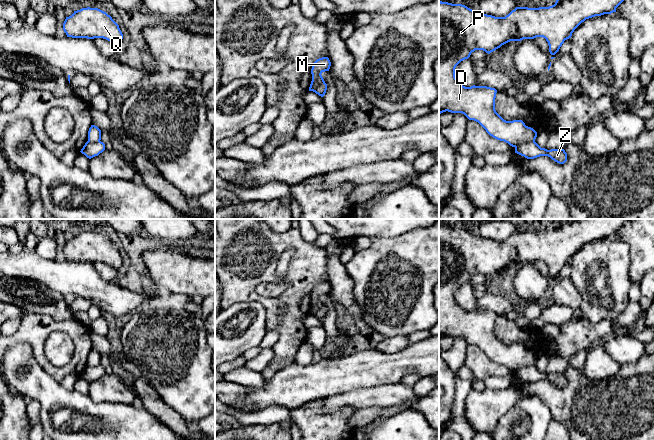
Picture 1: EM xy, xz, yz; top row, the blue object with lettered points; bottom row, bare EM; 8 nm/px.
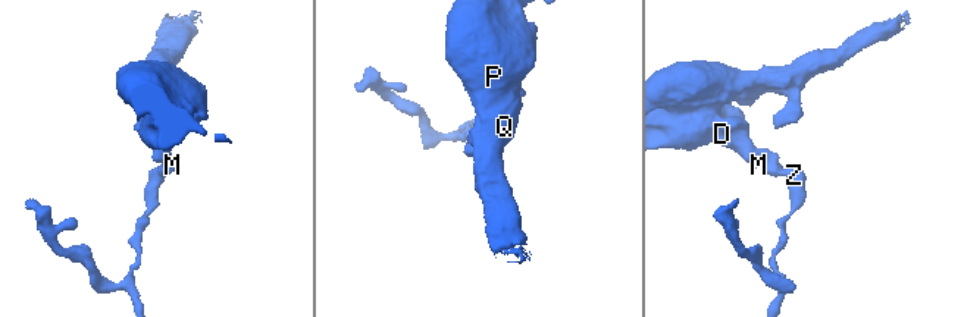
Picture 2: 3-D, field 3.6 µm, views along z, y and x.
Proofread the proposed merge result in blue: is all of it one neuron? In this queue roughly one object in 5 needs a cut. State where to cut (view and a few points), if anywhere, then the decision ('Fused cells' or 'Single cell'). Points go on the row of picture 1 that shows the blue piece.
Split along yz (534, 140), (523, 142), (515, 147). Fused cells

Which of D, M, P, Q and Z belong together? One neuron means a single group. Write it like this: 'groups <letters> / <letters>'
groups D M P Q / Z

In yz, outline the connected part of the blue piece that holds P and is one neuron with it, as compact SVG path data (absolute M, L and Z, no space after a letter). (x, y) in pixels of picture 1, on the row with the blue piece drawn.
M556 0L555 4L549 7L539 7L539 8L528 8L528 7L516 7L512 10L508 15L505 17L495 17L492 15L487 15L479 12L478 10L472 10L465 5L462 4L452 4L448 2L439 2L439 114L443 112L451 112L451 113L462 113L464 114L469 120L474 120L478 122L486 132L492 136L493 138L504 141L508 143L512 147L517 147L525 142L532 142L535 141L537 137L537 132L525 125L522 120L513 120L513 121L506 121L504 120L495 110L495 98L497 90L495 88L487 87L487 86L471 86L465 87L463 86L455 77L455 68L456 66L463 60L468 59L472 52L475 50L483 50L486 53L490 54L491 52L495 51L496 49L500 48L502 45L510 42L510 41L521 41L523 39L534 39L536 37L543 37L546 39L549 45L549 52L552 55L551 59L555 58L554 55L559 51L560 47L564 43L565 40L571 38L572 33L574 30L586 19L601 16L604 14L611 14L616 12L616 8L623 2L624 0Z

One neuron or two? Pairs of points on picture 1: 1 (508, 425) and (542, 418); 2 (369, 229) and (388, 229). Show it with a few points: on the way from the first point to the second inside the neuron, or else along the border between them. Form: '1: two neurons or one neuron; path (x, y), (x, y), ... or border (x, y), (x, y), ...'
1: one neuron; path (516, 425), (524, 425), (531, 418), (534, 418)
2: one neuron; path (374, 229), (383, 229)

